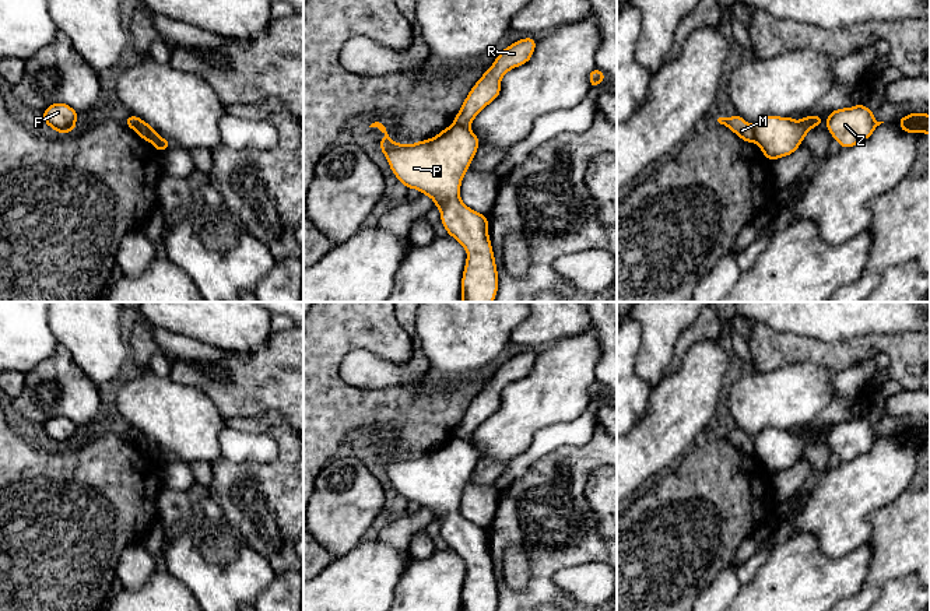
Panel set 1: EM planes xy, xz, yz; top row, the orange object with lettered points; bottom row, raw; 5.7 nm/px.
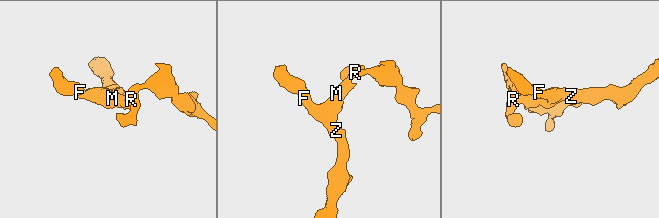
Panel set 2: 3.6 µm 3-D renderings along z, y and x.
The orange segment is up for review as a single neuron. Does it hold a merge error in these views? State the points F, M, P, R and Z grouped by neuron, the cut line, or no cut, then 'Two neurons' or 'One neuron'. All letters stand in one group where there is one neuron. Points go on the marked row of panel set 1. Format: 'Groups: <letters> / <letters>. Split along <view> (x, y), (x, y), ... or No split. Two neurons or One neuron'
Groups: F P Z / M R. Split along xz (453, 122), (469, 127). Two neurons

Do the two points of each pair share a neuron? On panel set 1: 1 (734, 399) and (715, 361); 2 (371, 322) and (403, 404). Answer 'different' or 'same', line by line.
1: different
2: same

